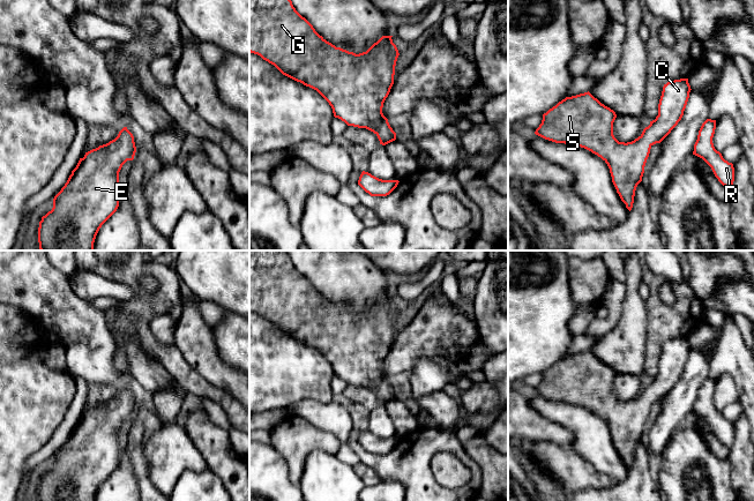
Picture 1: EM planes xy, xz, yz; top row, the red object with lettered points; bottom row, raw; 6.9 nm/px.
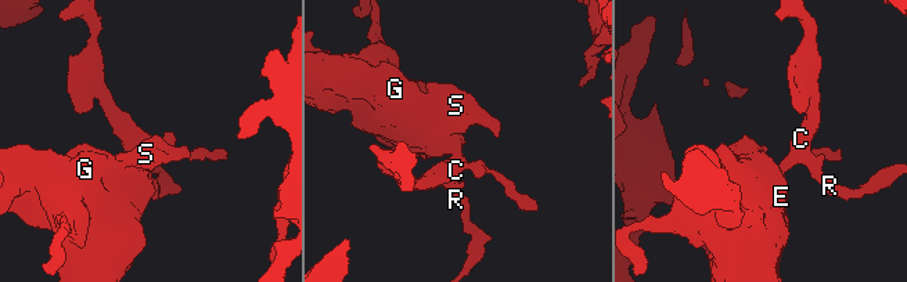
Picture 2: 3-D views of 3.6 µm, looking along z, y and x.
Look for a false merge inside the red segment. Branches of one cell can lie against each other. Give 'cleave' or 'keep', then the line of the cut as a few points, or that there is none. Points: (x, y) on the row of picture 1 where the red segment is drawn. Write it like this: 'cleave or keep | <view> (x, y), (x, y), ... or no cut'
keep | no cut

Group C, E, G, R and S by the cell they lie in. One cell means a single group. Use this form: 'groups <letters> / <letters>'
groups C E G R S

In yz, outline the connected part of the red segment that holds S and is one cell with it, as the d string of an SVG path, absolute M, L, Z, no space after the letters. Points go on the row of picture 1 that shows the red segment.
M688 78L664 84L658 115L632 142L619 142L614 137L615 112L589 91L566 97L550 109L543 114L535 134L555 143L584 148L600 157L610 169L617 193L630 211L650 149L660 143L681 120L690 90Z

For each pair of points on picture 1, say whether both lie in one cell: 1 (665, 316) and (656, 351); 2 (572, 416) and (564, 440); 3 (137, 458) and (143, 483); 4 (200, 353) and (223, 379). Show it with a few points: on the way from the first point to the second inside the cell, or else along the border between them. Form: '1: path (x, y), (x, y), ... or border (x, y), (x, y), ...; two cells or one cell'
1: path (663, 324), (656, 337), (656, 343); one cell
2: border (543, 417), (573, 434), (570, 448); two cells
3: path (140, 464), (142, 477); one cell
4: path (204, 359), (217, 373); one cell

